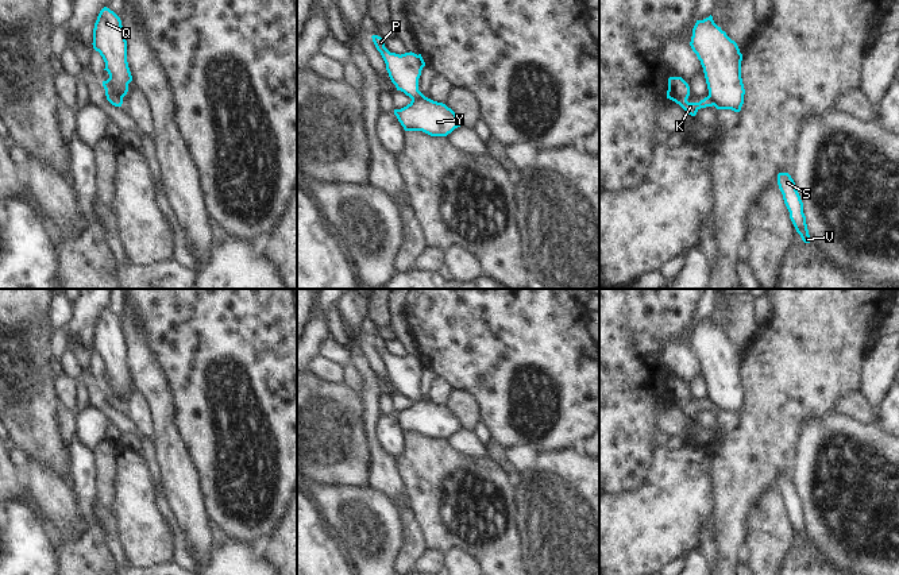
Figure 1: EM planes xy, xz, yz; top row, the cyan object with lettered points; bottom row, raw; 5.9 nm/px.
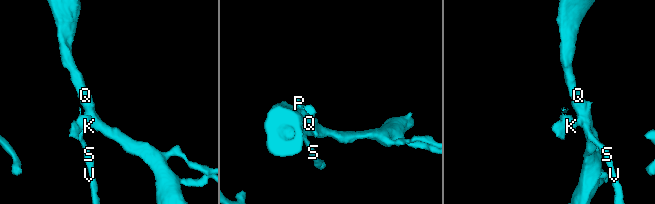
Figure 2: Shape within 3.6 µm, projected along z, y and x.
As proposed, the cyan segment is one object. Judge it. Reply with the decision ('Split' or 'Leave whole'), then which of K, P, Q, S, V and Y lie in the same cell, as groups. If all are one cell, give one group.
Split. Groups: K P / Q S V Y

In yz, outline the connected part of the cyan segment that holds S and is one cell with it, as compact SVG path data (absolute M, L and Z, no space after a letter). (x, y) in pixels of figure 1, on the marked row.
M779 173L778 174L778 185L783 194L784 204L790 212L790 219L800 235L805 243L810 243L811 238L809 235L806 216L803 213L803 202L800 196L795 188L795 182L788 173Z

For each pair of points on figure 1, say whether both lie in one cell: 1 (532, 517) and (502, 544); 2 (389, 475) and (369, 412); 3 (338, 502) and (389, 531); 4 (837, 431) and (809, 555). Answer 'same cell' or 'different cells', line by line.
1: different cells
2: same cell
3: same cell
4: different cells

